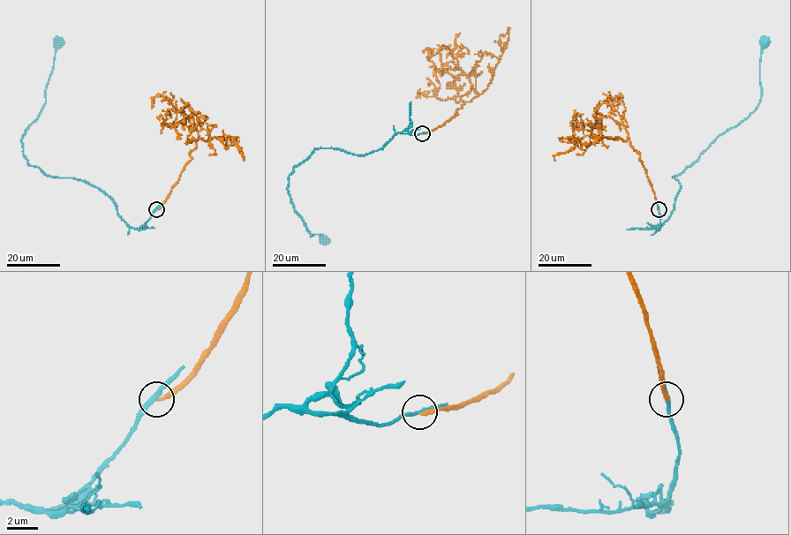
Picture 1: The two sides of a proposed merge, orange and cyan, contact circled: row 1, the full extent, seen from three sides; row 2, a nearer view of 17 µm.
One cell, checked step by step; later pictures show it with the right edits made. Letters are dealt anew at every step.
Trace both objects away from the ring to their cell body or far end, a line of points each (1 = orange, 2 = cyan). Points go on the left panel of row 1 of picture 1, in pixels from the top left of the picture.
1: (155, 209), (196, 146), (198, 132), (188, 103), (177, 113), (174, 125), (183, 120), (181, 114)
2: (155, 209), (142, 226), (131, 228), (96, 187), (46, 175), (27, 162), (21, 138), (44, 106), (58, 41)

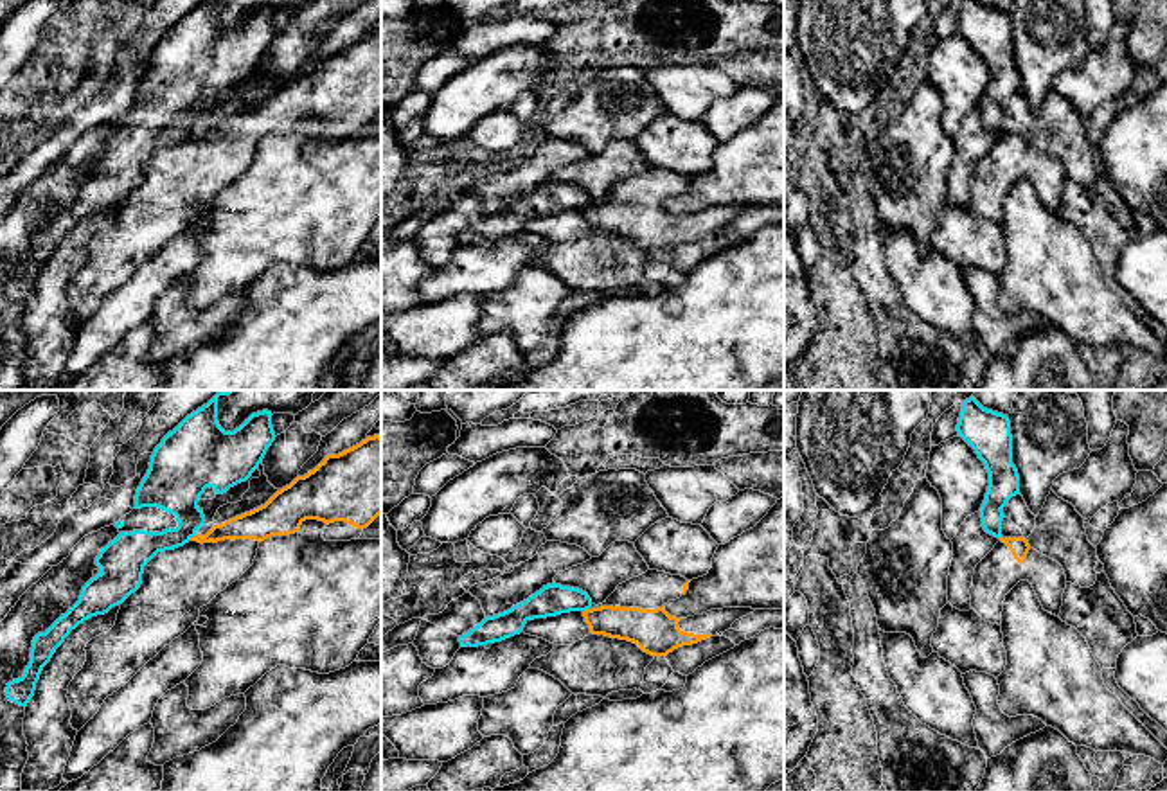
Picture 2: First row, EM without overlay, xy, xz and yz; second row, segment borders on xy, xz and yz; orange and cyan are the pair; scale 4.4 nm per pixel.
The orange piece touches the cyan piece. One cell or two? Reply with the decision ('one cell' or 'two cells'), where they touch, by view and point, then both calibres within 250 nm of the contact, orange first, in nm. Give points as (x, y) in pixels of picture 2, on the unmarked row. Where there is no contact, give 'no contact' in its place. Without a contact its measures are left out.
two cells | xy (195, 133) | 120/260 nm

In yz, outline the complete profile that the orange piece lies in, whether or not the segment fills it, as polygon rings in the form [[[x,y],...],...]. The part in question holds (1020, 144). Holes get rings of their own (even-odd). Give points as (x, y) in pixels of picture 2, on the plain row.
[[[1000,135],[994,146],[976,162],[969,185],[971,205],[991,221],[1002,223],[1005,192],[1020,180],[1029,178],[1045,209],[1059,214],[1066,173],[1063,164],[1034,147],[1025,135]]]

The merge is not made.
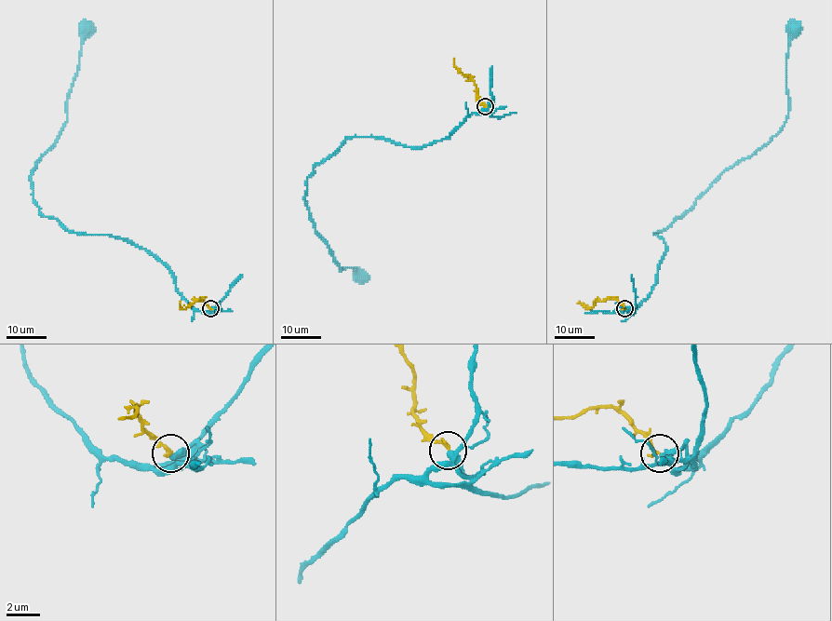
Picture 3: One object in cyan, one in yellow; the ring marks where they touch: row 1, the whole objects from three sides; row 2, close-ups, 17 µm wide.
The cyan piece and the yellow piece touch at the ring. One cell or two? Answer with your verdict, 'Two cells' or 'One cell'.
One cell

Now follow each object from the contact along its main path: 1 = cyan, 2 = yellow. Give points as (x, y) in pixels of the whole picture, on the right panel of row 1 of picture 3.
1: (624, 308), (633, 310), (656, 282), (666, 245), (655, 234), (784, 126), (794, 29)
2: (624, 308), (612, 297), (597, 301), (590, 308), (578, 303)

